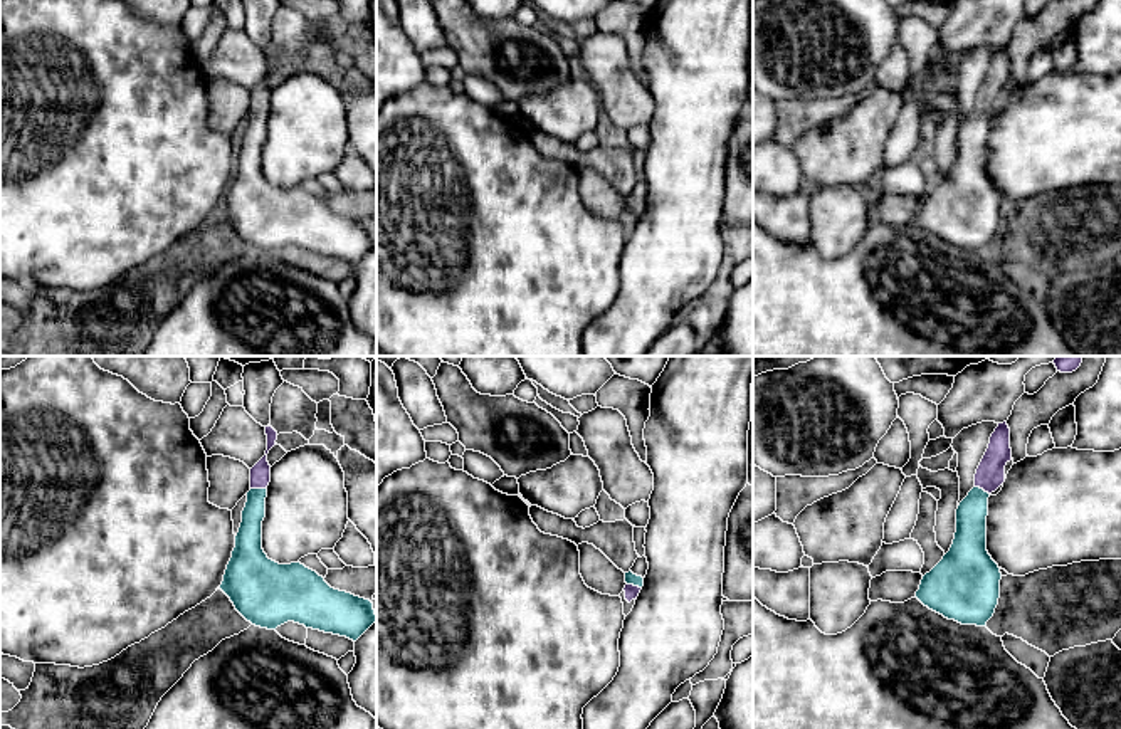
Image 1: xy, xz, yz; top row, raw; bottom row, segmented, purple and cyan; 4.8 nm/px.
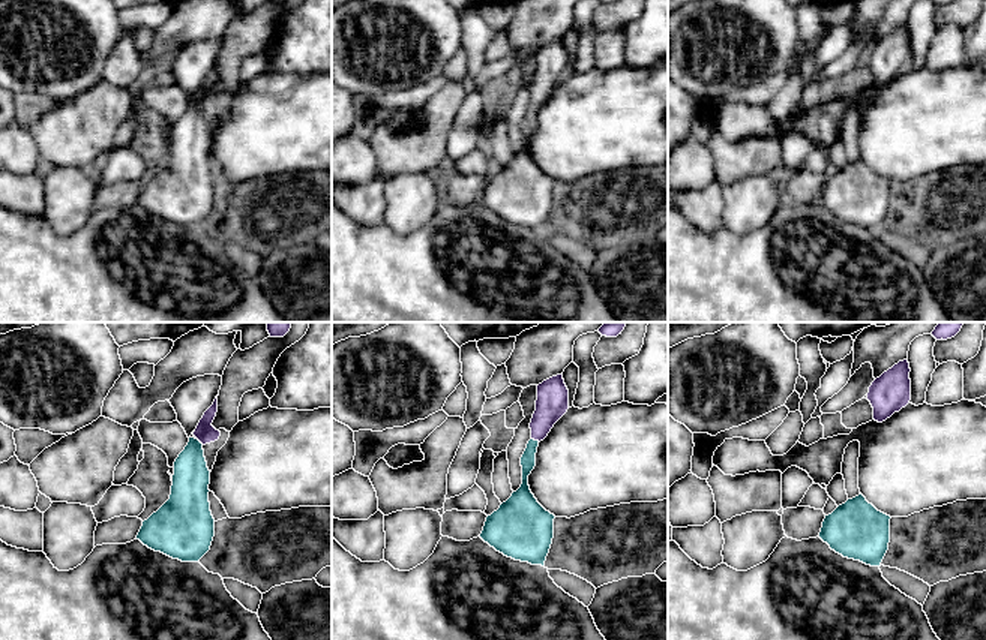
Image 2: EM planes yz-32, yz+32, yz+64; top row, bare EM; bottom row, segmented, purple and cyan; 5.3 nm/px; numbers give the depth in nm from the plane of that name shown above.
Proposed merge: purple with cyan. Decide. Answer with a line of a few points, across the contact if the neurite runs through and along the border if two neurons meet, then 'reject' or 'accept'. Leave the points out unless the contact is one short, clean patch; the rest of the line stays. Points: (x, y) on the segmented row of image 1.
xy (261, 472), (259, 487), (249, 538) | accept

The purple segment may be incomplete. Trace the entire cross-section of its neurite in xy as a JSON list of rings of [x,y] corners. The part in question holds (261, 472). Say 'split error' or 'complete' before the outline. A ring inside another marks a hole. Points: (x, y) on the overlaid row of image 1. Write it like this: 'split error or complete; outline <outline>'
split error; outline [[[266,427],[266,455],[250,469],[250,490],[242,511],[242,522],[235,536],[235,548],[227,564],[220,590],[230,598],[235,610],[252,625],[276,630],[294,621],[306,628],[346,637],[356,642],[375,621],[376,613],[370,600],[331,588],[323,576],[304,564],[279,564],[262,549],[262,521],[266,517],[267,485],[271,482],[269,450],[276,445],[277,432]]]

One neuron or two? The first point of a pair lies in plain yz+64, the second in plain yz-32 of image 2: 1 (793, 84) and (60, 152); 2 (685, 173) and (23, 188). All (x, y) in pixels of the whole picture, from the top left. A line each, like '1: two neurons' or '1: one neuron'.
1: one neuron
2: two neurons

